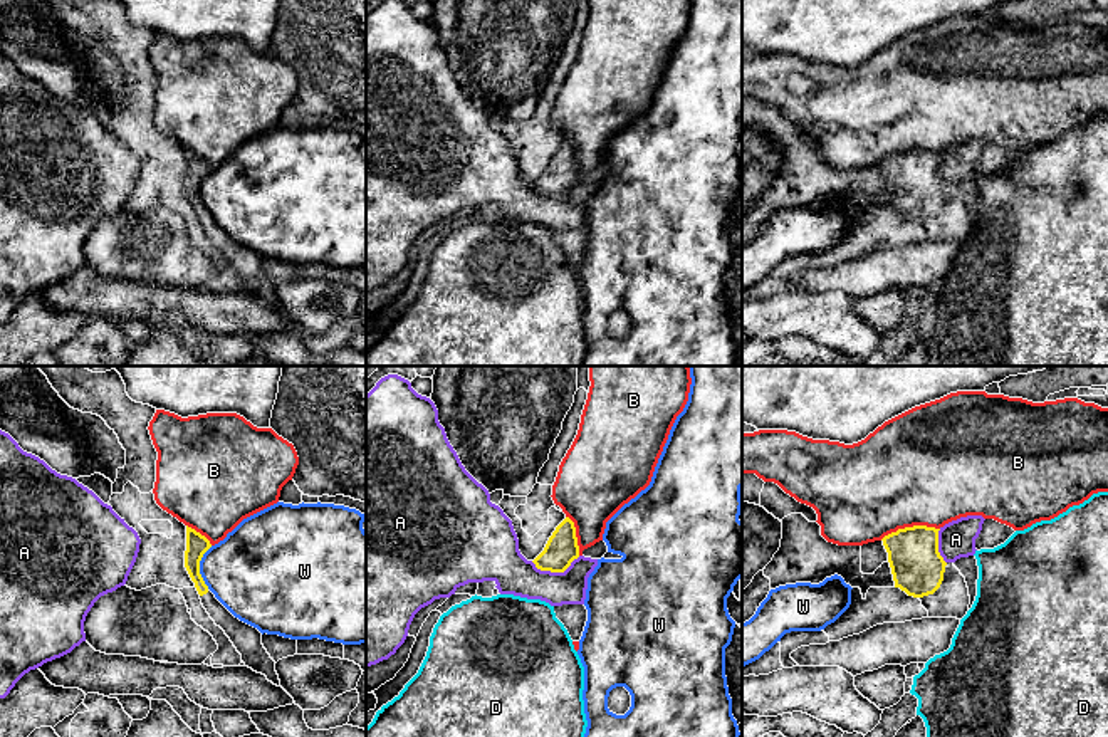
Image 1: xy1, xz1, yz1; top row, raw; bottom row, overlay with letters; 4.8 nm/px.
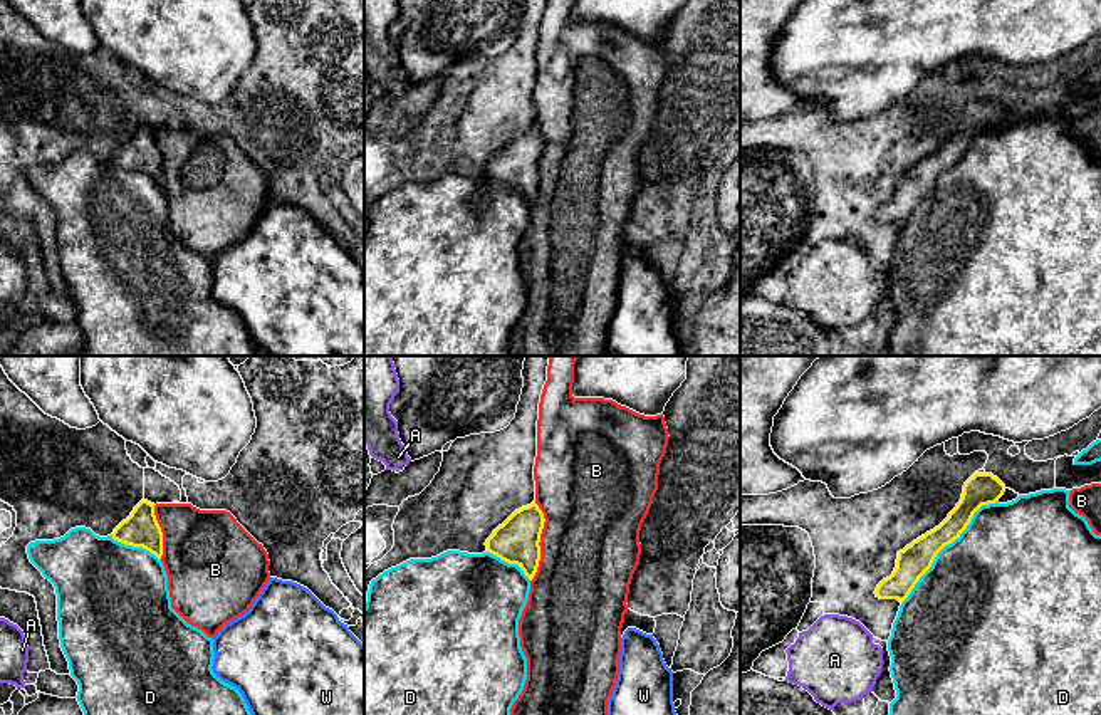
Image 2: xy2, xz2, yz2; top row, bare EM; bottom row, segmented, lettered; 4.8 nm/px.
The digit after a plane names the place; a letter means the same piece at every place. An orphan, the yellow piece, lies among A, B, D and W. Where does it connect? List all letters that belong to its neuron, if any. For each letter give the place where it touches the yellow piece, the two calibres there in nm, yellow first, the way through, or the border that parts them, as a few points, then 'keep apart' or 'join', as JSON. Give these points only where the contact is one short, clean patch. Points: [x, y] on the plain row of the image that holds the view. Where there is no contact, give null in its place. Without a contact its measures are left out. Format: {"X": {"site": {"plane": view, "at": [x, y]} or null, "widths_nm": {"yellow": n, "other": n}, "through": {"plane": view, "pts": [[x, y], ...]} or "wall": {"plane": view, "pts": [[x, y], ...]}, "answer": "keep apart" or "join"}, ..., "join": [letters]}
{"A": {"site": {"plane": "xz1", "at": [554, 195]}, "widths_nm": {"yellow": 160, "other": 190}, "wall": {"plane": "xz1", "pts": [[580, 180], [563, 195], [541, 195], [531, 185]]}, "answer": "keep apart"}, "B": {"site": {"plane": "xz2", "at": [539, 165]}, "widths_nm": {"yellow": 220, "other": 480}, "answer": "keep apart"}, "D": {"site": {"plane": "yz2", "at": [945, 168]}, "widths_nm": {"yellow": 160, "other": 480}, "answer": "keep apart"}, "W": {"site": {"plane": "xy1", "at": [198, 192]}, "widths_nm": {"yellow": 110, "other": 400}, "wall": {"plane": "xy1", "pts": [[212, 170], [200, 185], [200, 200], [207, 212]]}, "answer": "keep apart"}, "join": []}

